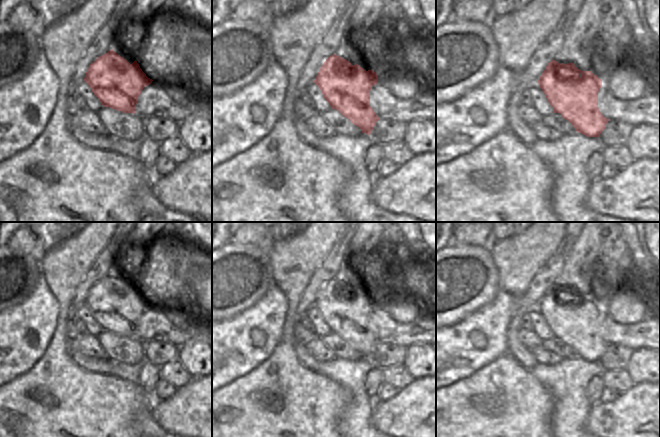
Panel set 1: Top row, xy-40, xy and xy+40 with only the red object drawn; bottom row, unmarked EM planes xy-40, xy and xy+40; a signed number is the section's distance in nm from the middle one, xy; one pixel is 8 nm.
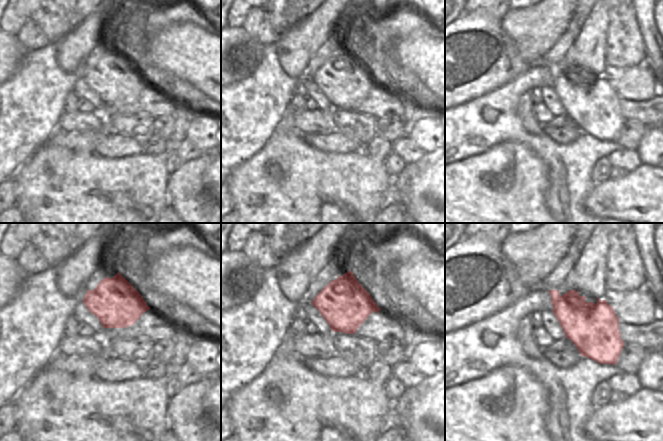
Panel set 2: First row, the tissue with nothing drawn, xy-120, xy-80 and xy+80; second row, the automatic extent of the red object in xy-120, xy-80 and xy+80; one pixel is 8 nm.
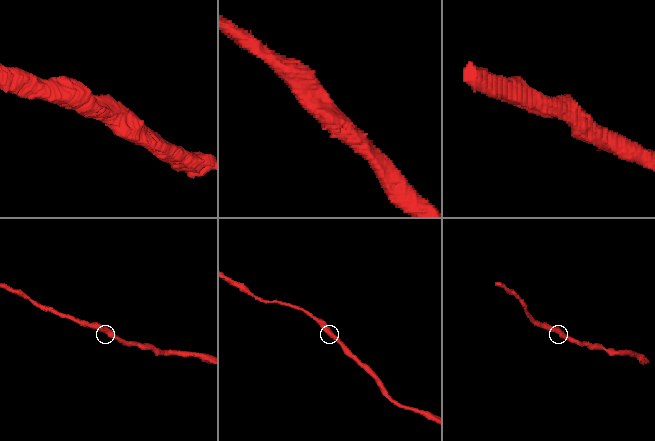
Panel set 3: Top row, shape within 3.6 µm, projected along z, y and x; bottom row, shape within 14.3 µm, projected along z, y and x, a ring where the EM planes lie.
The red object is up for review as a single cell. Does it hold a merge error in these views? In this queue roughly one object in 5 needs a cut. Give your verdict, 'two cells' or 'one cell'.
one cell

